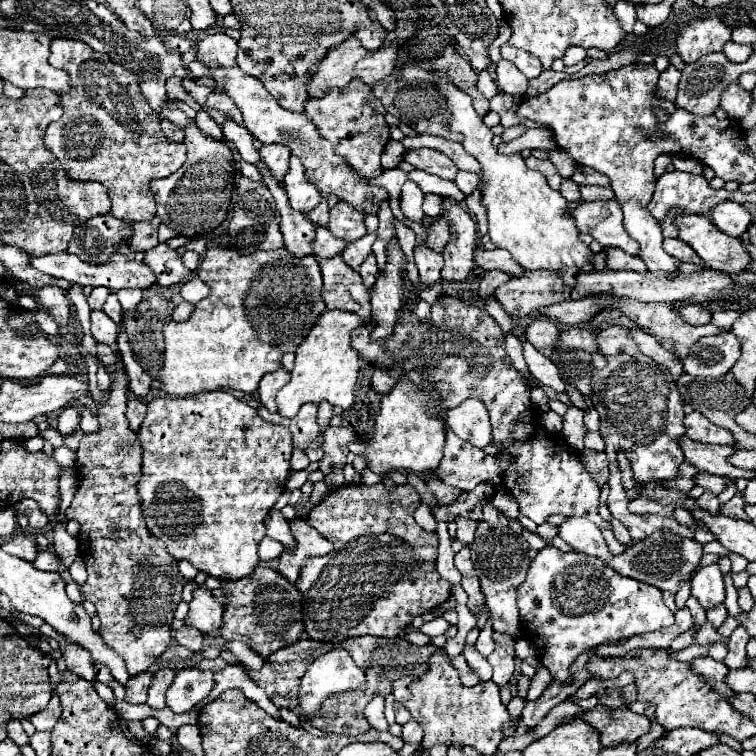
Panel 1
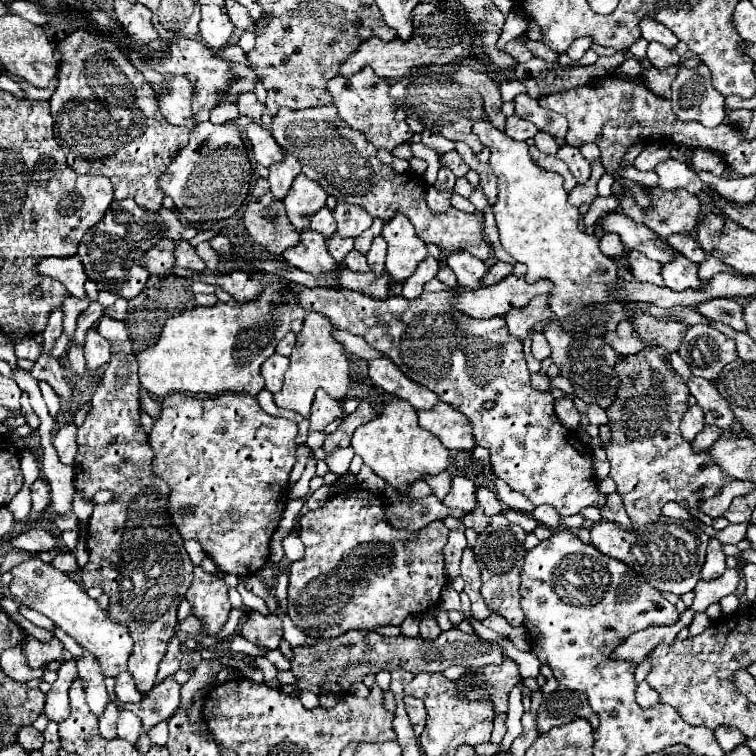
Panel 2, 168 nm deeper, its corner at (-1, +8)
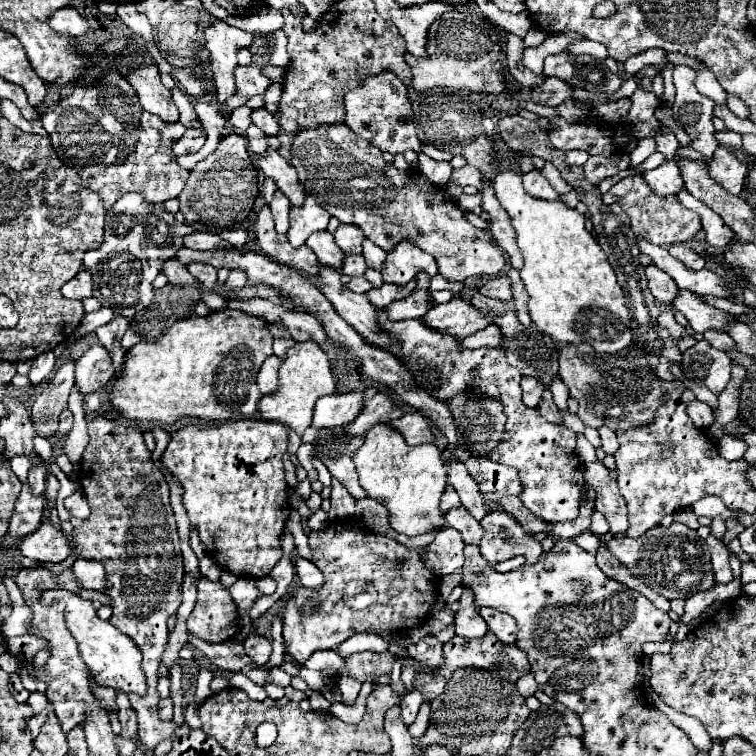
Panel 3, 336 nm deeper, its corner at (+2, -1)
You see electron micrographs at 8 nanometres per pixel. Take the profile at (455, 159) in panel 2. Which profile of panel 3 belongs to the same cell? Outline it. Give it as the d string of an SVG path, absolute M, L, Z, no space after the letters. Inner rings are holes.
M466 165L466 167L462 167L462 169L456 169L454 173L452 173L452 179L450 179L452 183L456 183L456 185L472 185L472 187L476 187L478 191L482 189L482 183L484 183L484 179L482 179L482 173L476 169L476 167L472 167L472 165Z

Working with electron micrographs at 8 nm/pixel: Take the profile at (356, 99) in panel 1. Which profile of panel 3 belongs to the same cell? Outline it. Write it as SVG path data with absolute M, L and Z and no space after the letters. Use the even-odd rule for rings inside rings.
M380 73L374 77L364 79L364 85L358 89L352 89L346 95L346 125L372 141L380 151L388 151L392 155L404 153L406 149L412 149L416 153L422 153L422 141L418 139L416 125L414 125L414 111L412 103L406 95L404 83L394 73Z

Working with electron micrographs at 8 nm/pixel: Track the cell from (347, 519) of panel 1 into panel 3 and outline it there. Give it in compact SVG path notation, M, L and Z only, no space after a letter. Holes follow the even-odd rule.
M358 521L330 523L324 531L312 531L308 541L314 565L322 571L326 583L320 589L296 587L296 593L288 597L284 611L284 647L296 663L302 665L318 649L336 649L342 641L362 631L396 633L426 623L428 607L438 599L438 579L434 579L434 573L422 565L422 549L408 549L398 541L384 539L384 535L370 533L364 527L358 527Z

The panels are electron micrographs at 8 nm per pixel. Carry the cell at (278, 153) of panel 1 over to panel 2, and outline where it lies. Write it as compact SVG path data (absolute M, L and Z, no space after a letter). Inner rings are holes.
M289 152L283 154L283 160L269 166L269 188L273 192L275 198L283 200L285 192L289 190L289 184L293 182L293 178L301 172L301 164L297 162L297 158Z

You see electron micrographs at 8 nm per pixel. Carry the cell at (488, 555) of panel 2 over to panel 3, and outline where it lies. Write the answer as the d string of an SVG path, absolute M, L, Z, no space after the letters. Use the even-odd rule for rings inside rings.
M486 607L478 609L478 613L486 621L490 633L494 633L502 645L510 645L510 643L516 641L518 627L516 627L516 621L510 615L500 613L496 609L486 609Z

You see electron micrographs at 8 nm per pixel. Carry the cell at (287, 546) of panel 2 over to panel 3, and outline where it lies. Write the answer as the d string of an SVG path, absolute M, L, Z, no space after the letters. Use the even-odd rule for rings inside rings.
M298 557L296 559L296 573L298 573L300 585L304 585L308 589L320 589L324 585L324 577L312 561L306 561L306 559Z

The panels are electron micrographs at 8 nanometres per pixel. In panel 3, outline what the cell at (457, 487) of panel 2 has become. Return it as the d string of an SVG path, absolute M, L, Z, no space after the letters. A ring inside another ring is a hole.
M464 507L448 511L444 517L446 517L446 525L452 527L452 529L456 529L462 535L464 543L480 545L484 529L480 527L480 521L476 521Z

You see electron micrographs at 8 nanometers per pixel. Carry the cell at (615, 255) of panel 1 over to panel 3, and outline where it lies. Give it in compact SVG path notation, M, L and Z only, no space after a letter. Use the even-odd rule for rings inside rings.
M650 265L646 267L646 277L648 277L648 289L658 301L664 301L664 303L674 301L674 297L678 295L678 287L666 273L662 273L662 269L658 269L656 265Z

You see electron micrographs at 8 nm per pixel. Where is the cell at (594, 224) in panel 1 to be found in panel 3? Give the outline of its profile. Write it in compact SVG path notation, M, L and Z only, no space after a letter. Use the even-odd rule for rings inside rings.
M638 239L638 247L644 255L650 255L654 259L654 265L658 269L668 273L676 281L678 289L688 289L696 295L714 295L724 299L730 299L734 295L730 285L718 273L710 269L688 269L686 265L682 265L682 261L676 261L664 247L652 245L646 239Z

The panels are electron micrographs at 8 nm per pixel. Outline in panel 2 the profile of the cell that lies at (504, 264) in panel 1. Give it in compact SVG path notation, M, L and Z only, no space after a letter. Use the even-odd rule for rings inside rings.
M317 106L305 110L289 110L279 108L271 122L271 134L275 142L297 156L301 164L301 174L319 182L327 194L333 194L337 200L347 204L363 206L373 218L379 216L389 220L393 212L403 212L421 236L423 242L437 244L447 254L453 250L465 250L479 260L489 260L491 248L485 242L481 222L475 214L465 214L455 208L449 208L443 214L433 214L425 204L427 184L417 174L397 174L391 166L379 162L375 148L361 136L361 132L353 132L339 116L337 108Z

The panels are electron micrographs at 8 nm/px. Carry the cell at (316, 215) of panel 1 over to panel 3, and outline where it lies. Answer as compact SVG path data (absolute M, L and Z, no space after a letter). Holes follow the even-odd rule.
M328 231L314 233L314 235L308 237L306 245L316 253L320 265L324 265L324 267L332 267L332 269L338 269L338 271L340 271L344 253L340 253L338 245L334 245L334 237L332 237L332 233L328 233Z

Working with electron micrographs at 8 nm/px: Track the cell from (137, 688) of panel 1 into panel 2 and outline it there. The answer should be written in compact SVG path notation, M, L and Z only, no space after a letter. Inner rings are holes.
M121 672L117 676L117 684L115 684L115 692L119 696L121 702L139 702L143 698L143 694L137 690L135 680L129 672Z

